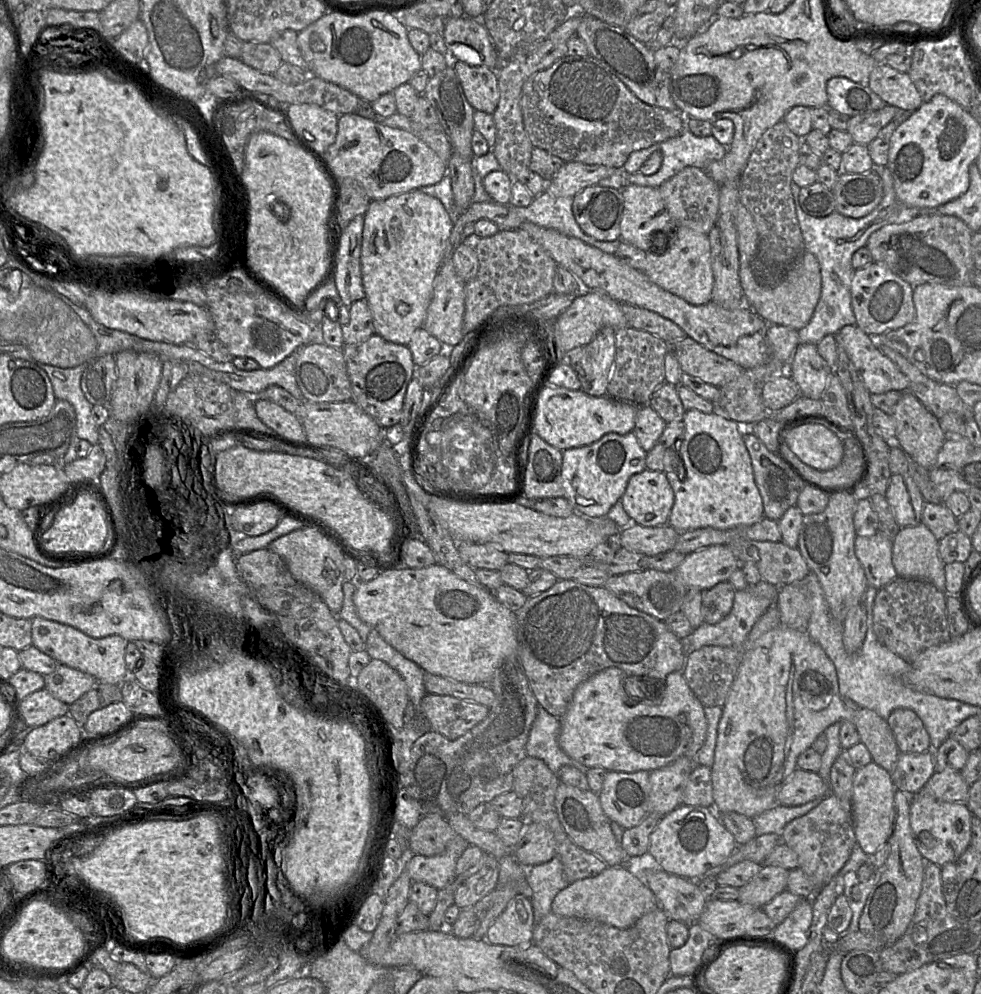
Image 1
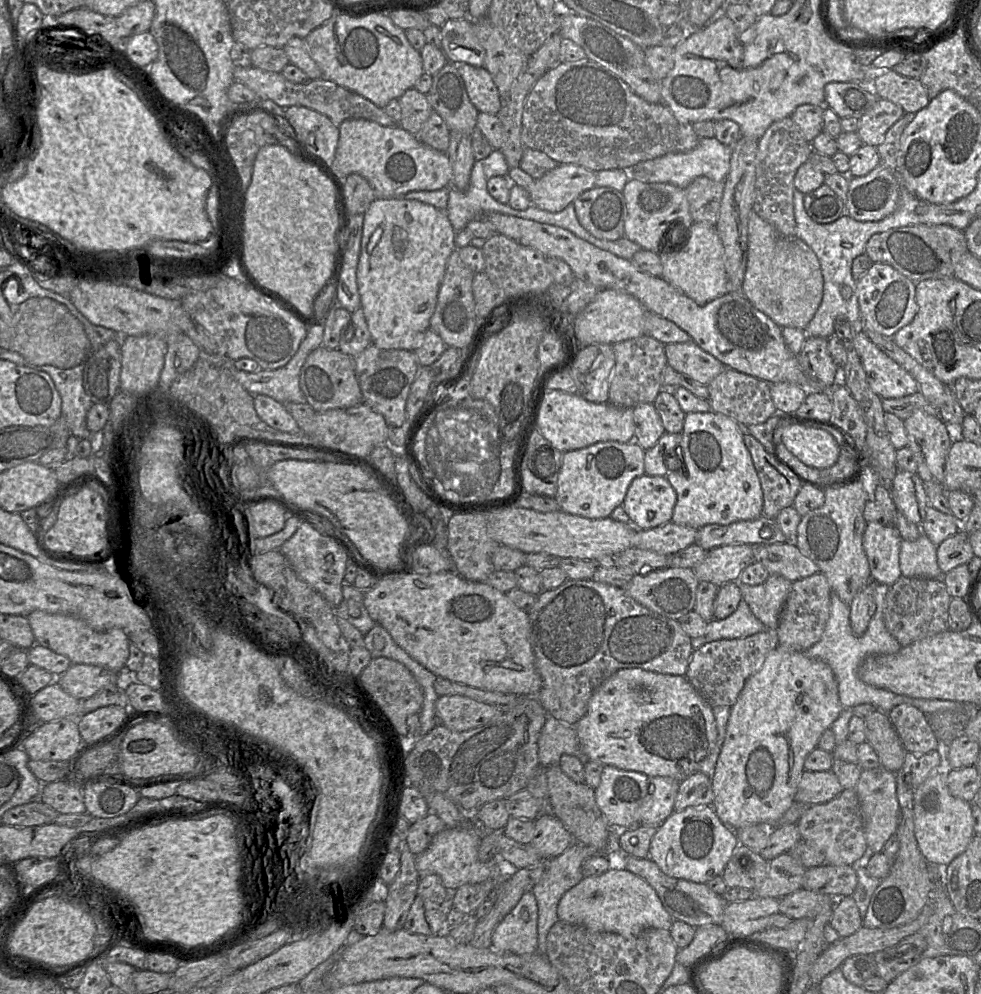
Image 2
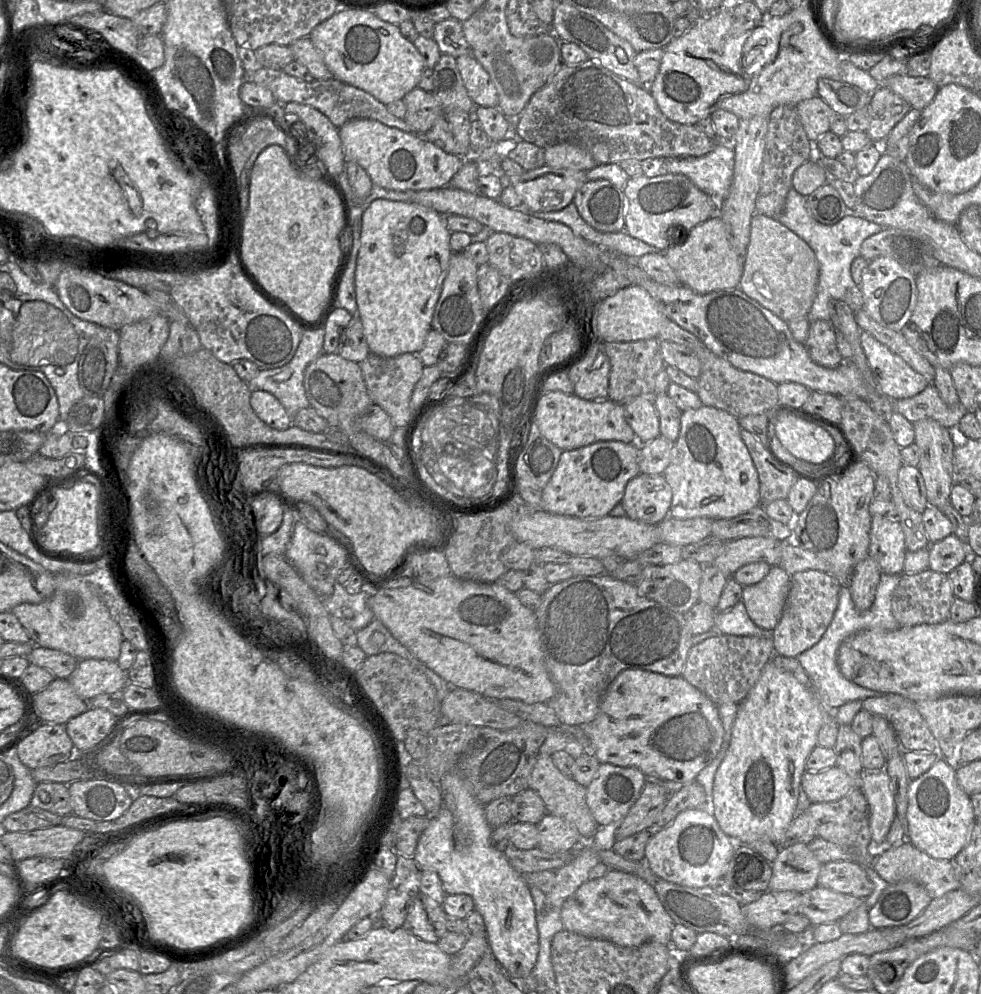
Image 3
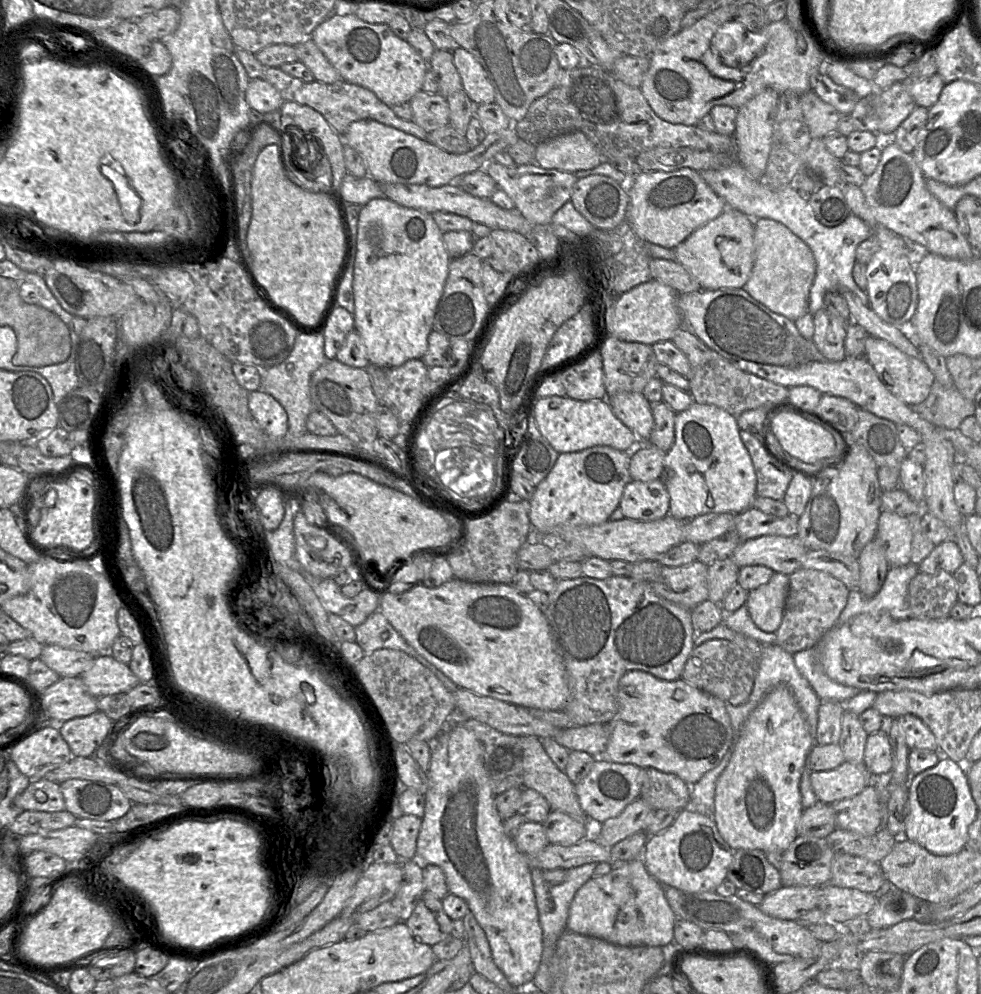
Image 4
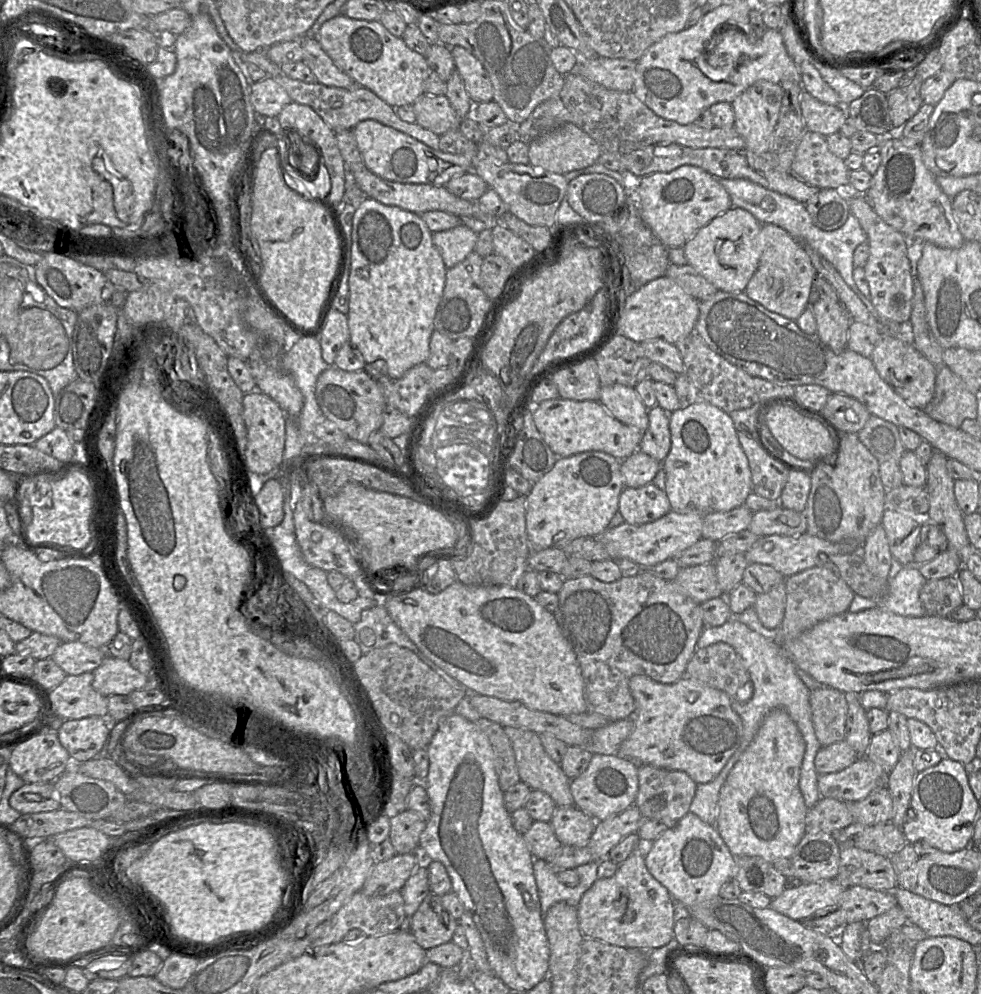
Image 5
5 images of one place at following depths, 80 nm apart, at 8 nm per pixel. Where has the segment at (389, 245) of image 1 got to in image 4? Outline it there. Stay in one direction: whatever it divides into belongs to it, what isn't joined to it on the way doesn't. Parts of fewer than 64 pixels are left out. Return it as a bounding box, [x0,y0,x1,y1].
[353,198,450,367]

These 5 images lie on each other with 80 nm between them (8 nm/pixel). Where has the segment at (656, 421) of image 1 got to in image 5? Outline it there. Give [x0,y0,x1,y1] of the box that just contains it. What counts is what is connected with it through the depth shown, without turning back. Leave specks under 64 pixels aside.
[599,384,648,432]

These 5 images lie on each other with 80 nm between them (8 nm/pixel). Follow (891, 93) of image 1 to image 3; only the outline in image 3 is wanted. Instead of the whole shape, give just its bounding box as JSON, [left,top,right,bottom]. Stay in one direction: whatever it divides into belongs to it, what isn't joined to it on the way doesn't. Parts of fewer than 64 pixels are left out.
[881,74,939,111]

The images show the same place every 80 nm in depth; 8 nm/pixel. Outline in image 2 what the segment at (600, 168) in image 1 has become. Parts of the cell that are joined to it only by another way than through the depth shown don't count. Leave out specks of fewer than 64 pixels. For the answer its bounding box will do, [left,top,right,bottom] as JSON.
[525,164,596,212]

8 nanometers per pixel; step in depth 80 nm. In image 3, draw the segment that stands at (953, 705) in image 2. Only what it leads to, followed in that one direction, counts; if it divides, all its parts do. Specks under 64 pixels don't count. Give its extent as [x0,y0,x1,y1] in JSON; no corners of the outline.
[796,573,901,726]

